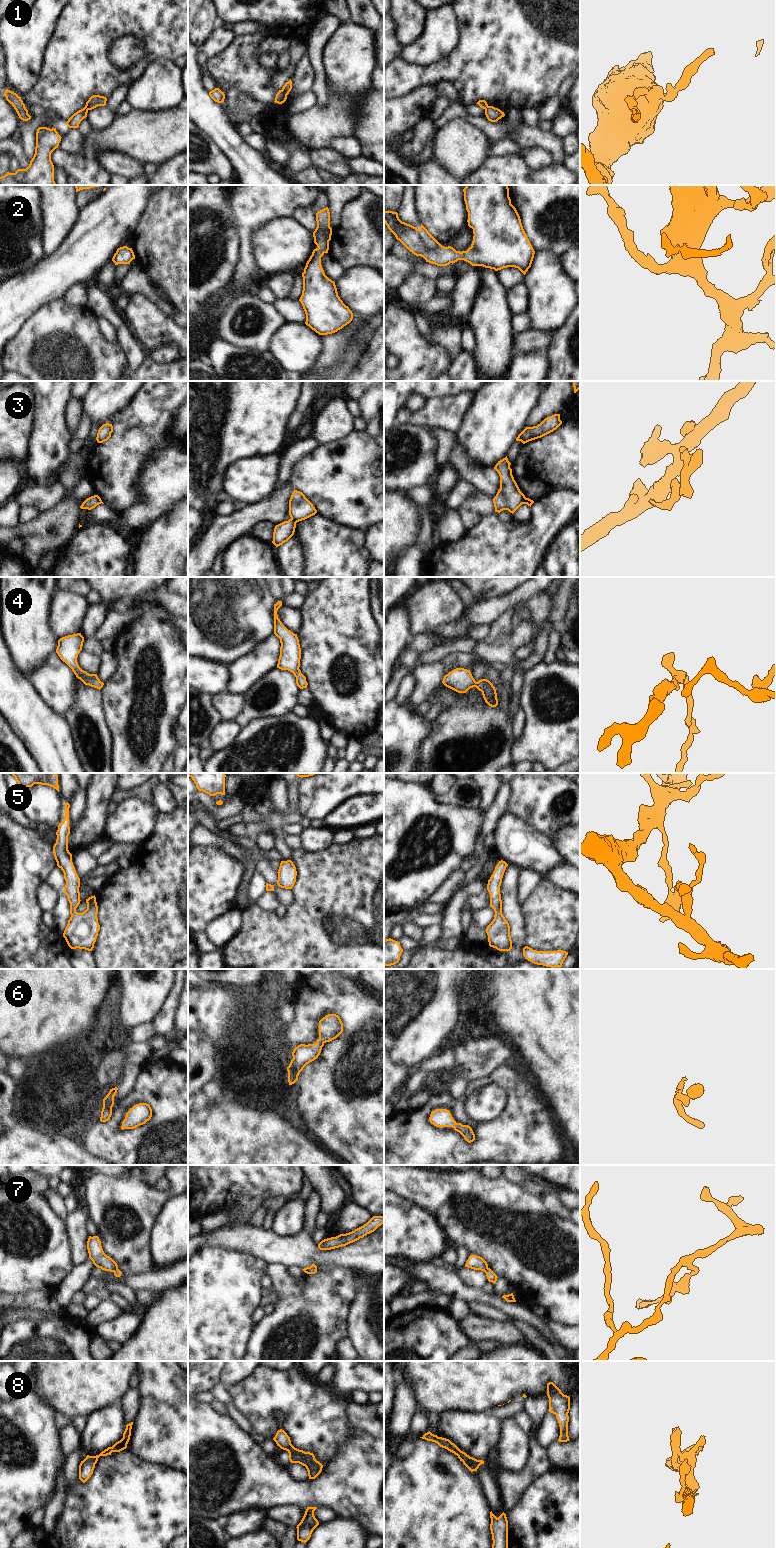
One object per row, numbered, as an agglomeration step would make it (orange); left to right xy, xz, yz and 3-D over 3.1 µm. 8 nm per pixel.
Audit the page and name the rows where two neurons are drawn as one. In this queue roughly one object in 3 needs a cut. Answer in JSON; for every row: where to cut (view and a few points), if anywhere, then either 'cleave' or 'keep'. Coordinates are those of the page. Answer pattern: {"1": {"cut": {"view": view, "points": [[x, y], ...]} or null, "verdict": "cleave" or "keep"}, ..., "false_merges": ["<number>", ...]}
{"1": {"cut": {"view": "xz", "points": [[281, 90], [286, 95]]}, "verdict": "cleave"}, "2": {"cut": null, "verdict": "keep"}, "3": {"cut": {"view": "xz", "points": [[291, 518], [296, 522]]}, "verdict": "cleave"}, "4": {"cut": null, "verdict": "keep"}, "5": {"cut": null, "verdict": "keep"}, "6": {"cut": null, "verdict": "keep"}, "7": {"cut": {"view": "yz", "points": [[488, 1268], [484, 1271]]}, "verdict": "cleave"}, "8": {"cut": {"view": "yz", "points": [[469, 1456], [469, 1462], [475, 1470]]}, "verdict": "cleave"}, "false_merges": ["1", "3", "7", "8"]}

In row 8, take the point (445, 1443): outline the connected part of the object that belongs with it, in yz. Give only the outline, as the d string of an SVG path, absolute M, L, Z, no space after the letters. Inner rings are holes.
M430 1431L425 1433L422 1437L422 1439L425 1439L427 1441L432 1441L437 1443L440 1447L447 1449L448 1451L454 1453L458 1456L460 1461L463 1462L463 1464L471 1471L475 1471L471 1464L469 1463L469 1455L467 1455L465 1452L461 1451L454 1443L452 1443L449 1439L438 1437L437 1435L432 1434Z

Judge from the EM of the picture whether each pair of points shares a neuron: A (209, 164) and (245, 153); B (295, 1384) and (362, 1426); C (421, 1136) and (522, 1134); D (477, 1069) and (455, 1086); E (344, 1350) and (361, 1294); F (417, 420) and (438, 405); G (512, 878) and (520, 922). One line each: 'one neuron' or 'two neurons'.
A: two neurons
B: two neurons
C: one neuron
D: two neurons
E: two neurons
F: one neuron
G: one neuron

